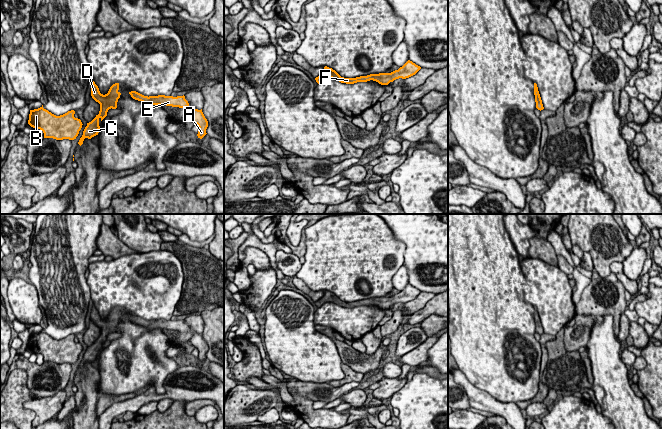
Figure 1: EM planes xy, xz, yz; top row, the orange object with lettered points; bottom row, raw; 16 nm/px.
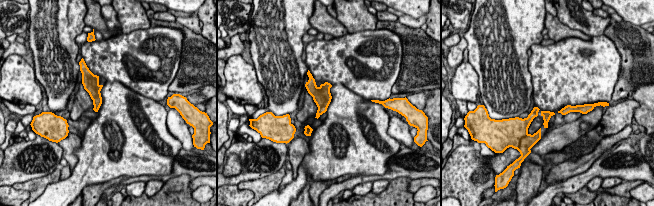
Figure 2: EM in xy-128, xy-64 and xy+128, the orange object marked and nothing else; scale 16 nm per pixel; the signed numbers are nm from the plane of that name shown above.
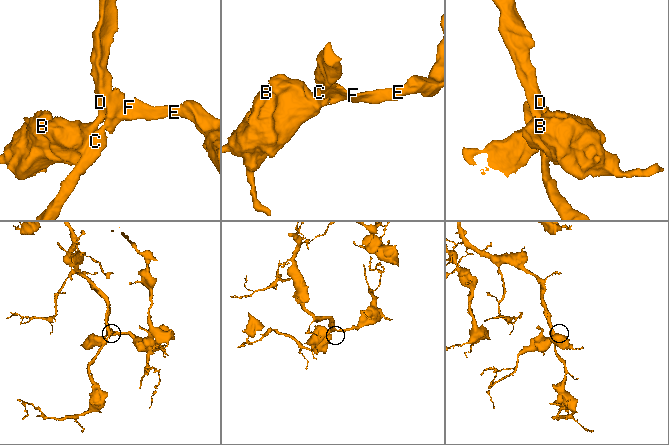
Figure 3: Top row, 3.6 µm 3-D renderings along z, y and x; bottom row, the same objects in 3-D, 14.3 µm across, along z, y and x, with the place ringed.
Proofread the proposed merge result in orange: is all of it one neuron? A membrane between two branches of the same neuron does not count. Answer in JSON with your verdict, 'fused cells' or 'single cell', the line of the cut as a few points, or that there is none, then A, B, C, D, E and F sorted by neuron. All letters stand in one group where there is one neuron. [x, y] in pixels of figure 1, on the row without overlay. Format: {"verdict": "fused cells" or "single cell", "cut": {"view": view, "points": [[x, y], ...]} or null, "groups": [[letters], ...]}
{"verdict": "single cell", "cut": null, "groups": [["A", "B", "C", "D", "E", "F"]]}

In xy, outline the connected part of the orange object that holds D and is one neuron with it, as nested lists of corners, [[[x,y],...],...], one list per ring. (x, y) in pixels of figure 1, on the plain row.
[[[93,305],[91,320],[96,326],[100,328],[100,335],[91,346],[87,347],[87,350],[83,355],[83,359],[78,366],[80,370],[83,368],[85,362],[91,363],[92,361],[98,359],[100,353],[99,345],[102,345],[107,340],[109,333],[117,332],[117,326],[121,319],[118,314],[119,307],[115,307],[110,311],[108,317],[103,319],[100,317],[98,310]]]

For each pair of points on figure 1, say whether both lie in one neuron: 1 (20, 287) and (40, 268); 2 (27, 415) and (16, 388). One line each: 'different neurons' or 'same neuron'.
1: different neurons
2: same neuron

